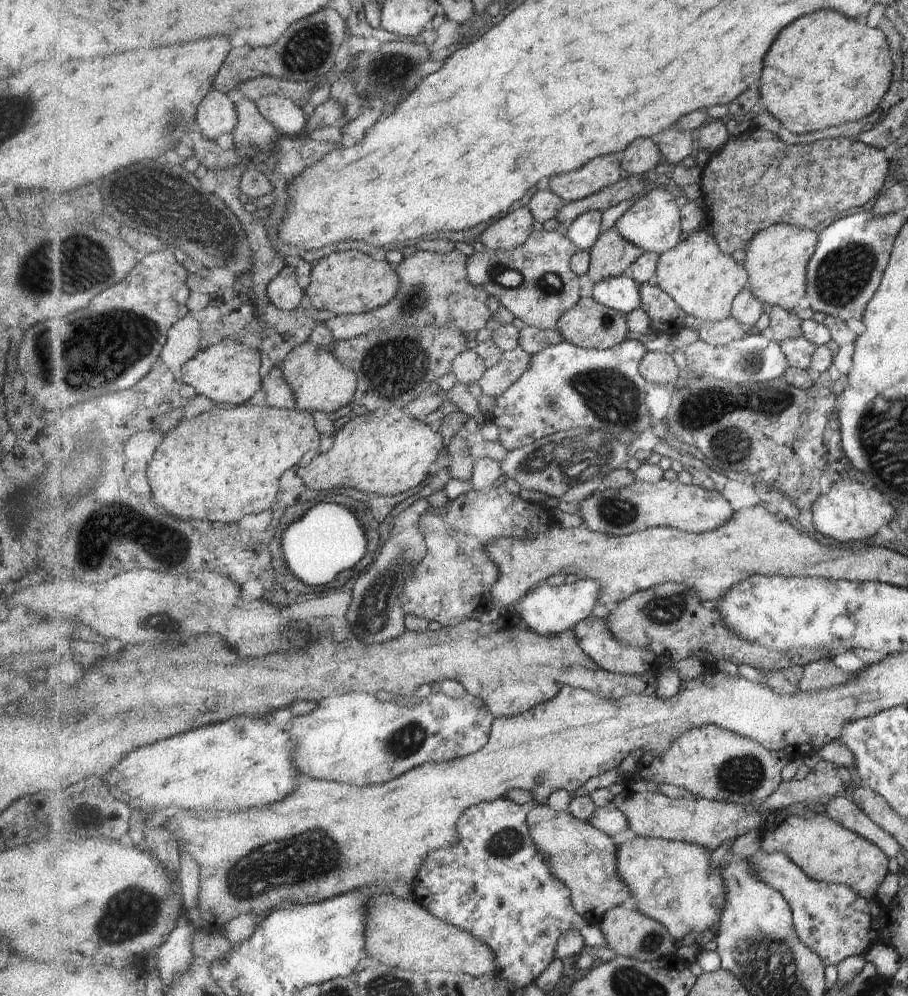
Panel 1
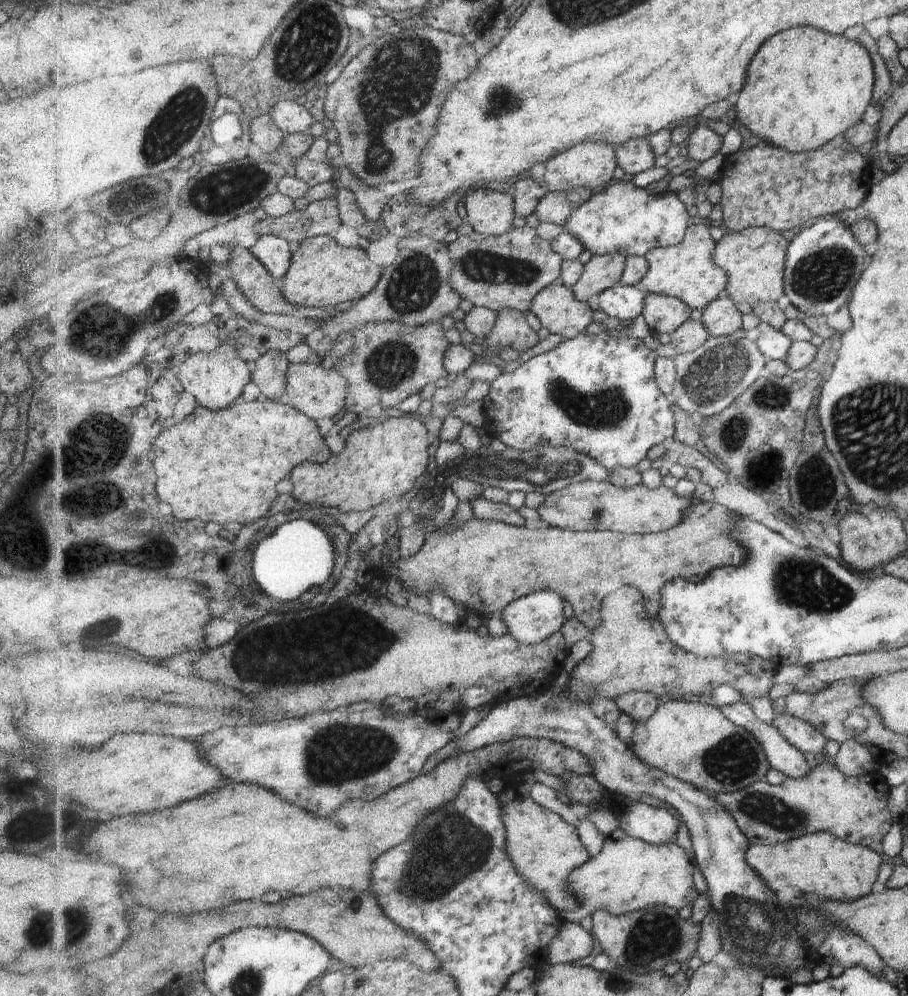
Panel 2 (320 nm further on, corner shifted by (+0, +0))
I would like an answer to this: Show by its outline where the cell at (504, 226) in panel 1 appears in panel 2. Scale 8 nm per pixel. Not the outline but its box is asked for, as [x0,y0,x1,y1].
[464,187,517,236]

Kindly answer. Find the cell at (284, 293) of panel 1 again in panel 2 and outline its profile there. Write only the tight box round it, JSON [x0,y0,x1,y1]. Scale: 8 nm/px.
[250,235,293,283]

